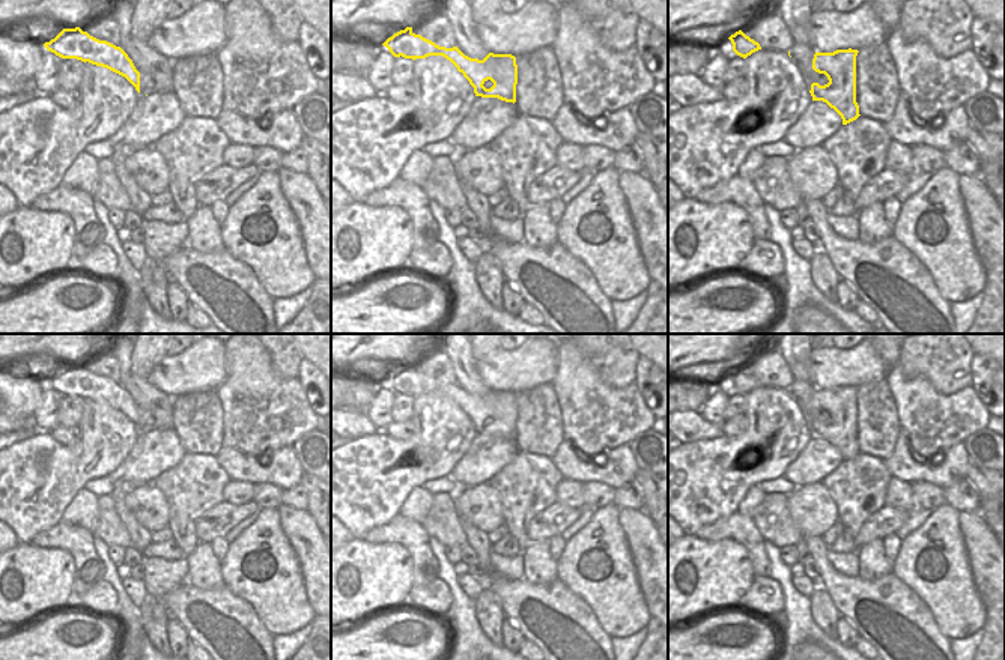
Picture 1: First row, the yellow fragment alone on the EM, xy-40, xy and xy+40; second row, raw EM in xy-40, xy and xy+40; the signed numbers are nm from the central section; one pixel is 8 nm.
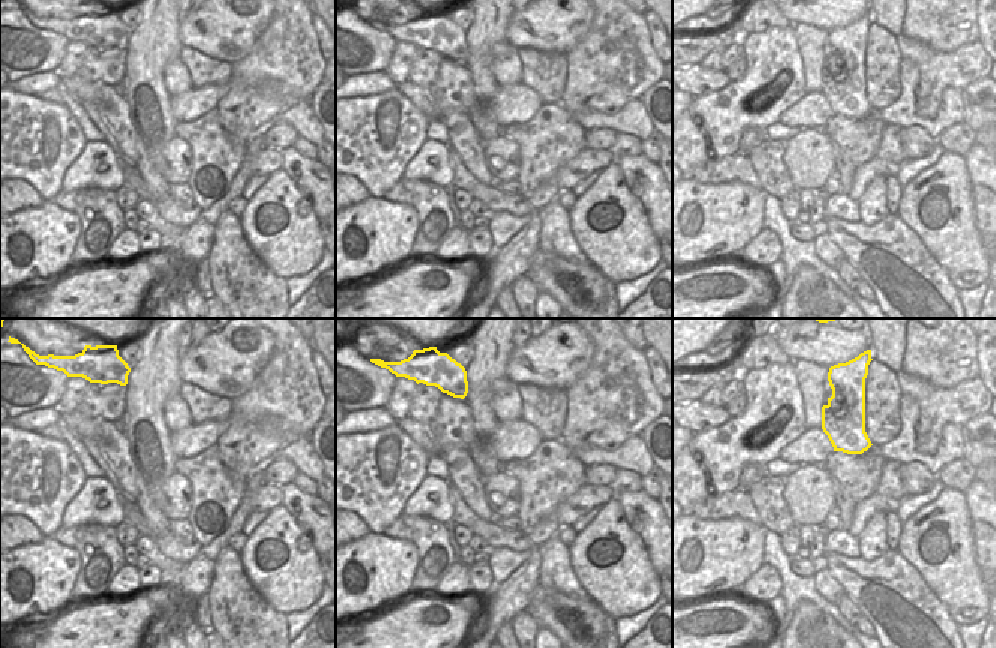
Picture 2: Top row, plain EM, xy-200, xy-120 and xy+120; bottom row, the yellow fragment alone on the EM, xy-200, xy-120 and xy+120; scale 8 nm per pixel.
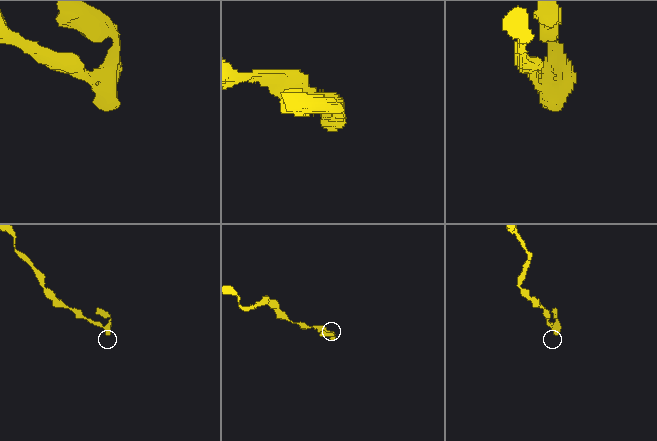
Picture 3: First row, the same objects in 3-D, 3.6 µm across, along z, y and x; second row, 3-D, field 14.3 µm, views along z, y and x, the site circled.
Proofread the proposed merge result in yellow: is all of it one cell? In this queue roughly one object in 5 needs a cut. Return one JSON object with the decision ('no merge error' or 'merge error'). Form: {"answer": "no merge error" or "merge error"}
{"answer": "no merge error"}

